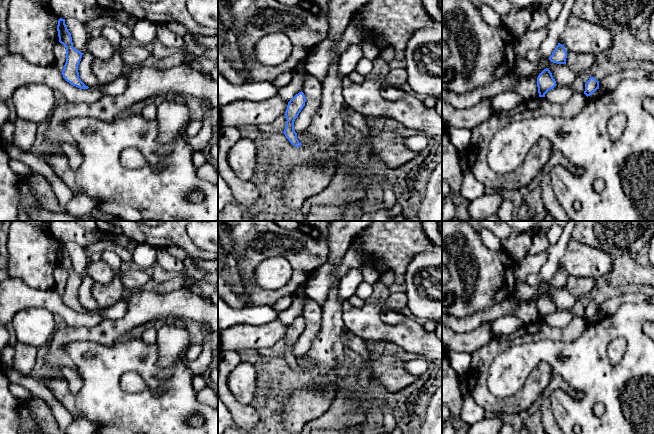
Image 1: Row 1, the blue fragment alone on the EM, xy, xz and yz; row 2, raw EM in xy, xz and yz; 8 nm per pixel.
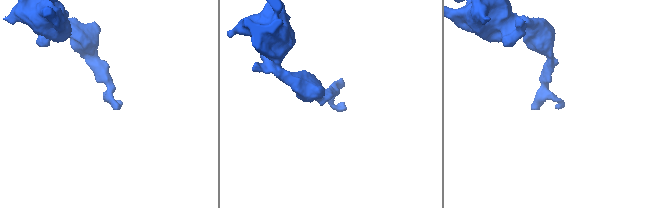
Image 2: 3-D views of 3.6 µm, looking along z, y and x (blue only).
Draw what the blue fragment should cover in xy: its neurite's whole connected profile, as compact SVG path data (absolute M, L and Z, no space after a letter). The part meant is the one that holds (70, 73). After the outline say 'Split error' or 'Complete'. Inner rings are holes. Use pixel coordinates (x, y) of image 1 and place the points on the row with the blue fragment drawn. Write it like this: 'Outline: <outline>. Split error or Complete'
Outline: M60 18L57 25L59 42L66 47L66 63L62 70L63 78L71 85L80 89L88 89L79 78L78 65L83 53L73 47L71 33L65 24L65 19Z. Complete

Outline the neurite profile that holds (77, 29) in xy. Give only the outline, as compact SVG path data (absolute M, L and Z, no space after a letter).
M67 18L65 19L65 24L71 33L73 47L81 53L84 53L88 38L85 24L77 18Z

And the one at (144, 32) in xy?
M139 19L132 28L135 44L146 46L156 38L157 24L145 19Z

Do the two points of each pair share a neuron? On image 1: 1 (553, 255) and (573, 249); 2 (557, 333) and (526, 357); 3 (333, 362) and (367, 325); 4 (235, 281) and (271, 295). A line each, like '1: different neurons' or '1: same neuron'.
1: different neurons
2: different neurons
3: different neurons
4: different neurons

